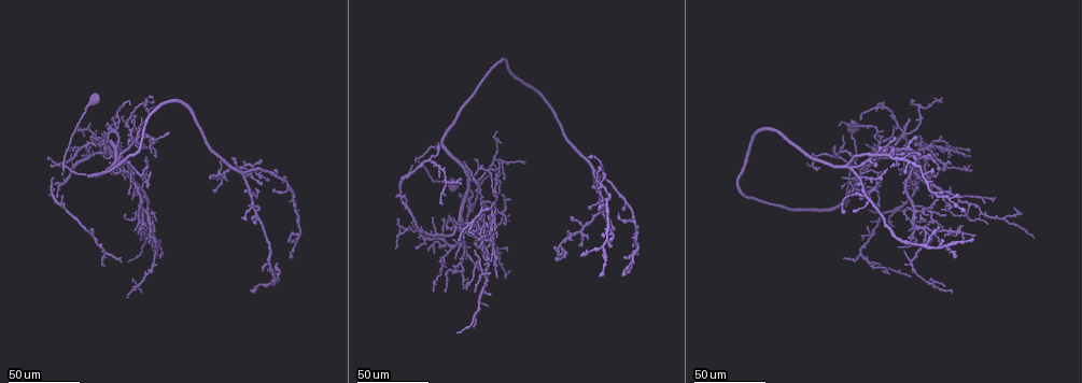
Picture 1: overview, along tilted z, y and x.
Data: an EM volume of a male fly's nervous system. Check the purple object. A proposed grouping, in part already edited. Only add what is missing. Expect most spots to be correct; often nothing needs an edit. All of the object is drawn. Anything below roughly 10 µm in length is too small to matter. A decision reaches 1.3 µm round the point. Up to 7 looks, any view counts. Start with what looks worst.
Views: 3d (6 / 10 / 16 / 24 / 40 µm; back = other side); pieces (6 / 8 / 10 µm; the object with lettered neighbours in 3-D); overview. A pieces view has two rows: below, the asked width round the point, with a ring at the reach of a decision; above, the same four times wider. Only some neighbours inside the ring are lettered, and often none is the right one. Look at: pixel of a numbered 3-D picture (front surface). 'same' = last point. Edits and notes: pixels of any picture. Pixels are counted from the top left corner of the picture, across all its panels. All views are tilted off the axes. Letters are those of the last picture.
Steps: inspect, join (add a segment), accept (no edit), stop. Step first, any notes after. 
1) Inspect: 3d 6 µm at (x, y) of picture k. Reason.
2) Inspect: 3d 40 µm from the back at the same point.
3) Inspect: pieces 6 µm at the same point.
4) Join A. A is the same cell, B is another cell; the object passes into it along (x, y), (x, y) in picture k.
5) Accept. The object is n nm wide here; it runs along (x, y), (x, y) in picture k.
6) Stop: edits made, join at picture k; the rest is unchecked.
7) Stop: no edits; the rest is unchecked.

Inspect: 3d 24 µm at (1016, 209) of picture 1.

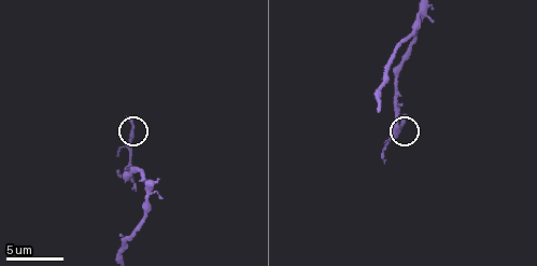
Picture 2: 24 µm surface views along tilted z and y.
Inspect: pieces 8 µm at (127, 117) of picture 2.

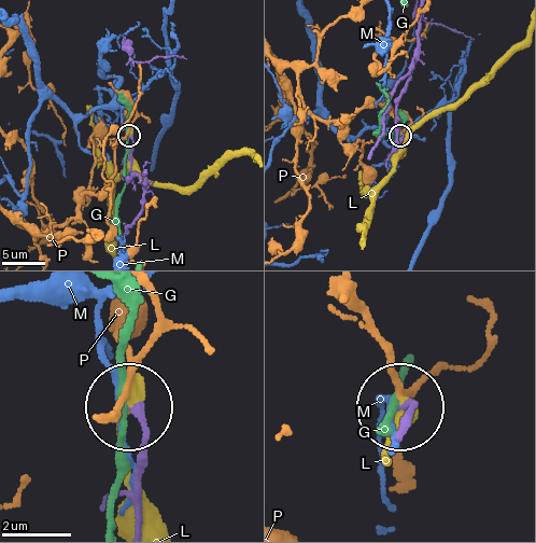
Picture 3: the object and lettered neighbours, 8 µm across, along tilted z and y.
Accept. G, L, M and P are other cells; it runs along (140, 525), (136, 408) in picture 3; no lettered segment goes on from it.

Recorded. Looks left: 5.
Inspect: 3d 40 µm at (456, 258) of picture 1. An open end.

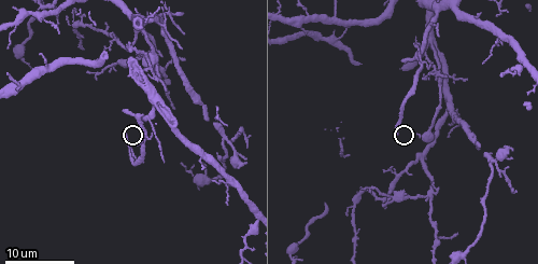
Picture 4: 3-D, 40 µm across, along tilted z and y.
Inspect: pieces 10 µm at (396, 133) of picture 4.

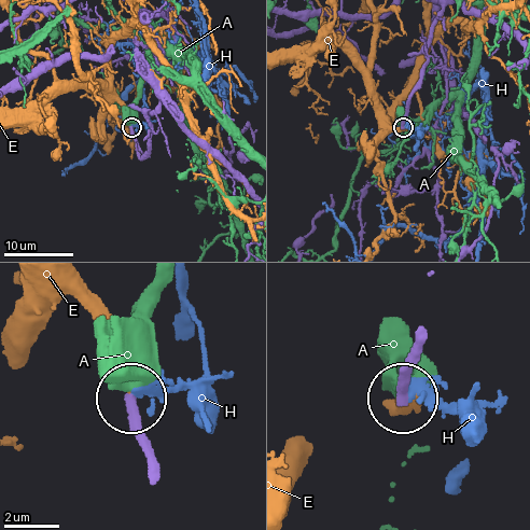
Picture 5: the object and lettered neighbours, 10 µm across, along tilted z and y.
Accept. A, E and H are other cells; no lettered segment goes on from it.

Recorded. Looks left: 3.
Inspect: 3d 24 µm at (952, 205) of picture 1. Free end.

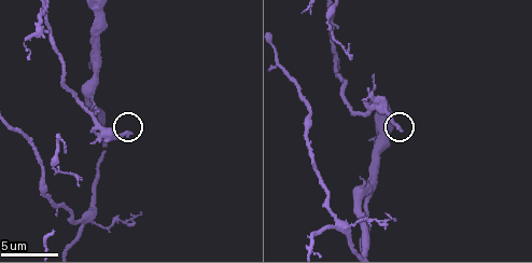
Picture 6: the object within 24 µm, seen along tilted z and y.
Inspect: 3d 6 µm at (130, 132) of picture 6. Zoom in.

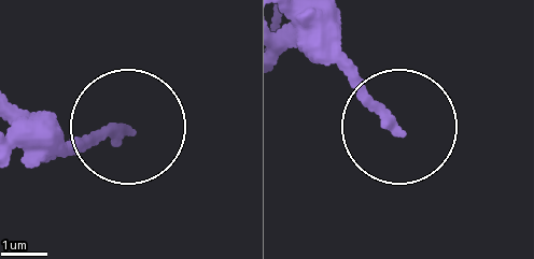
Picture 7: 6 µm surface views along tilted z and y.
Inspect: pieces 8 µm at (392, 123) of picture 7. What lies round it.

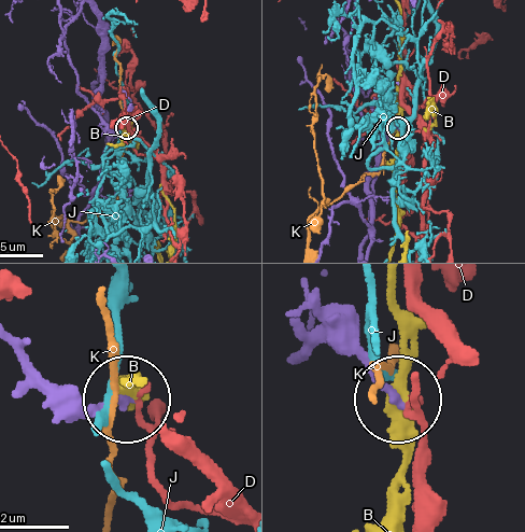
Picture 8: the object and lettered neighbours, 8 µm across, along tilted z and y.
Accept. B, D, J and K are other cells; no lettered segment goes on from it.

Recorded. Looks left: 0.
Stop: no edits; the rest is unchecked.

